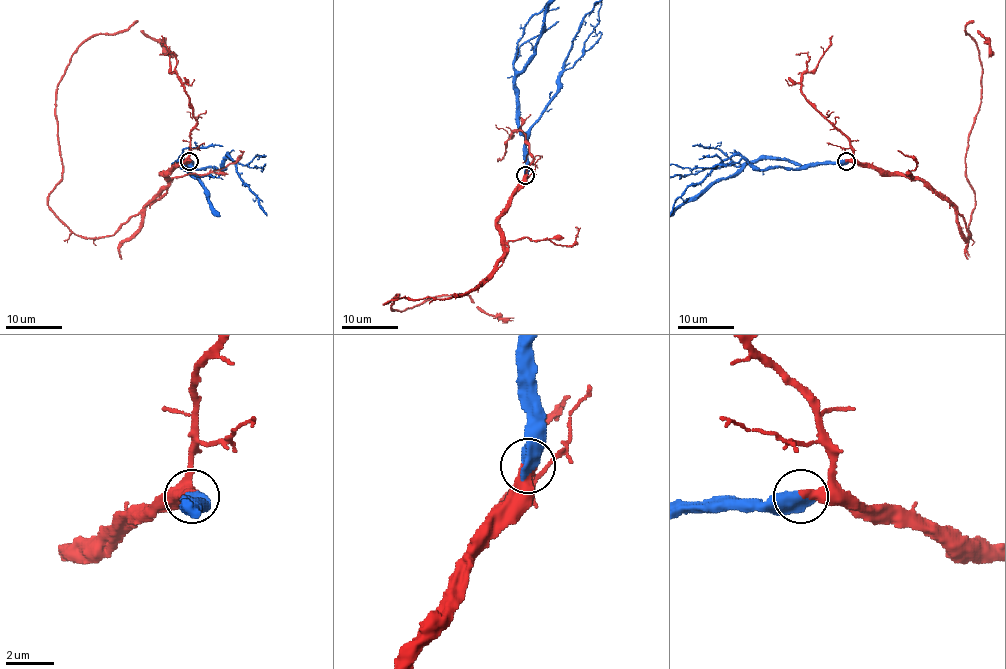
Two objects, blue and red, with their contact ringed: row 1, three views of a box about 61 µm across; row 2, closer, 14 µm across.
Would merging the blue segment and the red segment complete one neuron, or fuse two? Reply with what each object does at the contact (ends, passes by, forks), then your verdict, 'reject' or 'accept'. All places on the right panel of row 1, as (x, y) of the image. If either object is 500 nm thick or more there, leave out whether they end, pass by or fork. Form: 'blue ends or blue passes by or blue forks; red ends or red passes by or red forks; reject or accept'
accept

